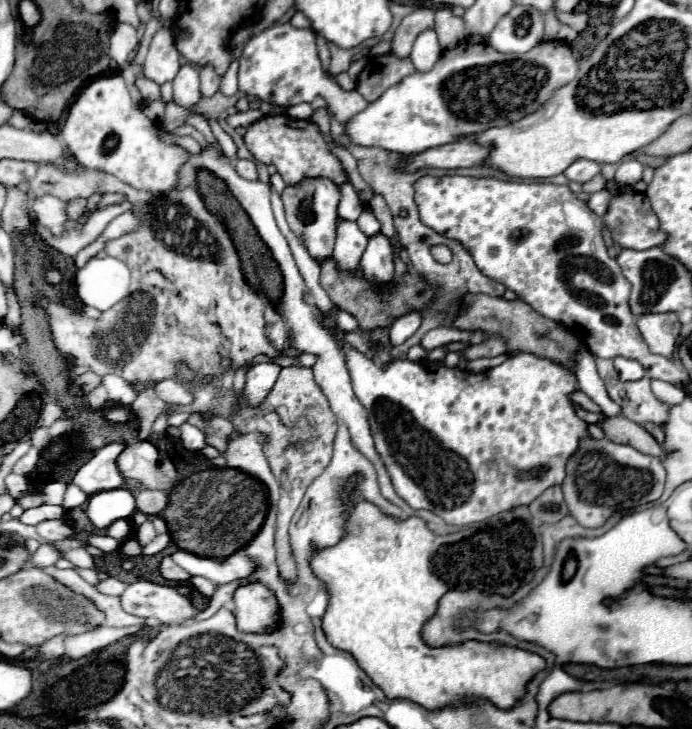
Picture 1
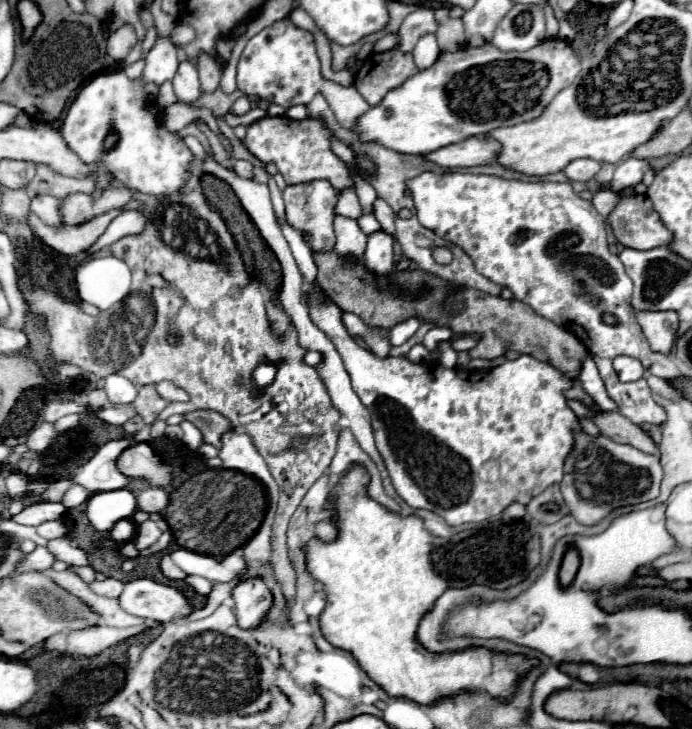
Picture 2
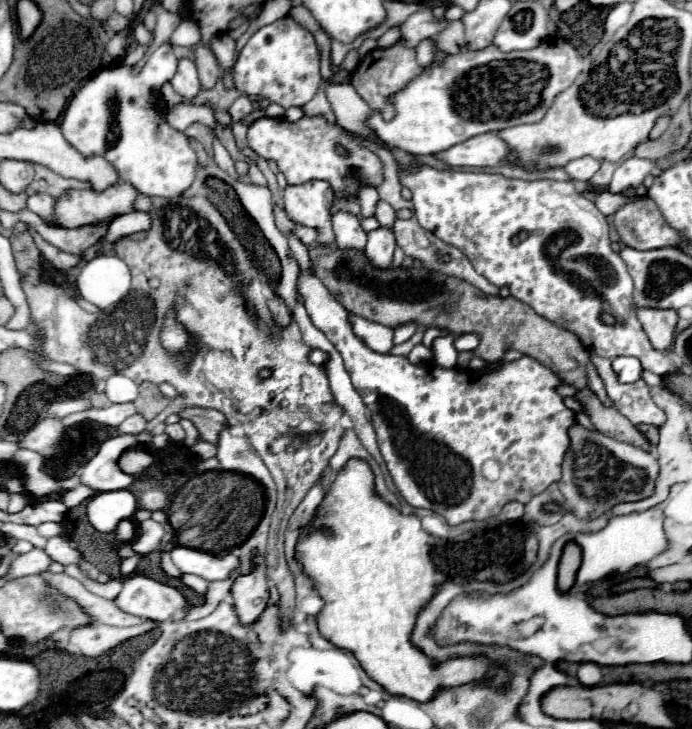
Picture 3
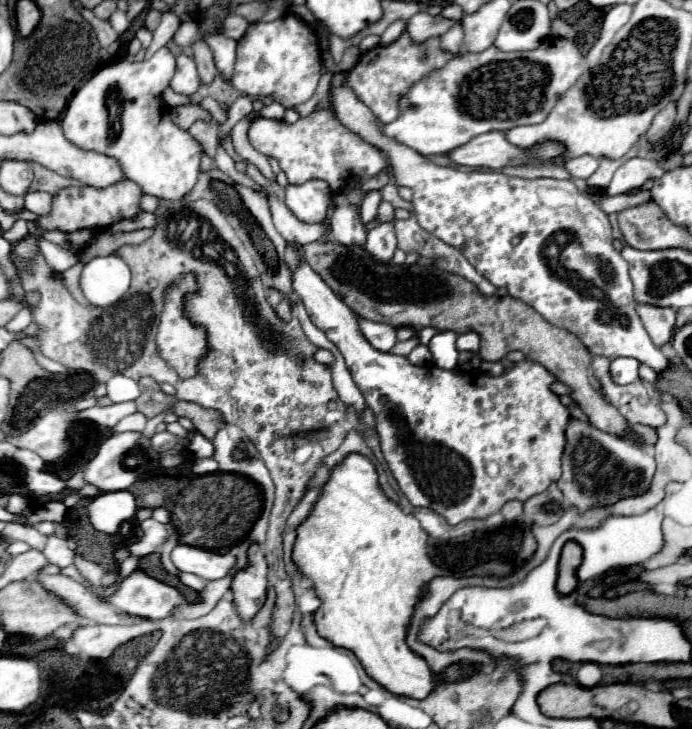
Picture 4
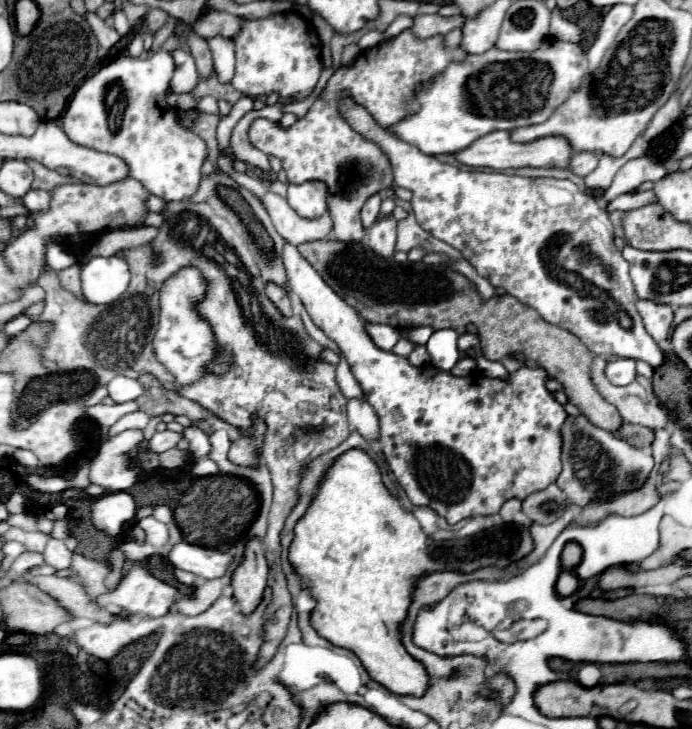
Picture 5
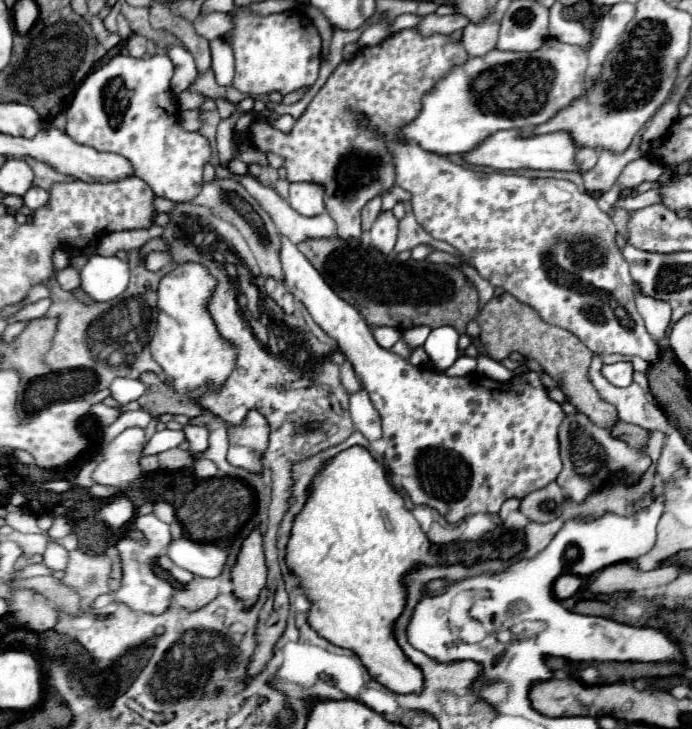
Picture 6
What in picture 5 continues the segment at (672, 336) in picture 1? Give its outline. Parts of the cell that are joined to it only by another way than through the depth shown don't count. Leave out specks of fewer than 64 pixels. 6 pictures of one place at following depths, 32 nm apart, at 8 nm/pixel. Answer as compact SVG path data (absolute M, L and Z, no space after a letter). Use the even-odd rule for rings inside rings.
M638 300L636 310L644 320L646 332L654 338L656 344L670 338L672 322L674 322L674 310L664 304L652 304L650 300Z

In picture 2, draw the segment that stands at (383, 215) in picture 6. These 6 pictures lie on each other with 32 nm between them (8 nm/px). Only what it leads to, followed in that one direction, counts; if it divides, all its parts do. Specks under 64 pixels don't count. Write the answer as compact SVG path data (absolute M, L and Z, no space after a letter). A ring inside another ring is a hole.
M374 232L368 236L368 246L362 256L362 264L370 274L390 276L394 272L394 238L386 232Z

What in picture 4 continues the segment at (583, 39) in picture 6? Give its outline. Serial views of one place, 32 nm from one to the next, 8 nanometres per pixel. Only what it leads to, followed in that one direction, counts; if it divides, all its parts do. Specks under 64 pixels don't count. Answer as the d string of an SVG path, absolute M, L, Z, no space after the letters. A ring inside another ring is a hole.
M554 20L554 22L552 22L552 34L558 36L558 38L572 38L572 40L574 40L574 36L576 36L574 28L572 28L570 24L566 24L564 20Z

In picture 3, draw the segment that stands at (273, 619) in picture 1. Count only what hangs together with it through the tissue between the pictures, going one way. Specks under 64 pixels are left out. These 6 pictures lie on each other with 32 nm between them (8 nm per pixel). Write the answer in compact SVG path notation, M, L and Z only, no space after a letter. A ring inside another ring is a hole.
M256 556L258 568L252 574L238 576L232 586L234 608L242 626L250 626L258 620L258 616L266 610L270 594L266 584L266 566L264 558Z

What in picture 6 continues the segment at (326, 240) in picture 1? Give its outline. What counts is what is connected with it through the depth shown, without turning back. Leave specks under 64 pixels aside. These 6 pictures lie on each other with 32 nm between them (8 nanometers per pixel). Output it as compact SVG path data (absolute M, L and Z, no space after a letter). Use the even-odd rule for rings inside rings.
M302 182L302 184L290 184L288 204L300 212L302 216L318 216L326 210L324 206L324 186Z

